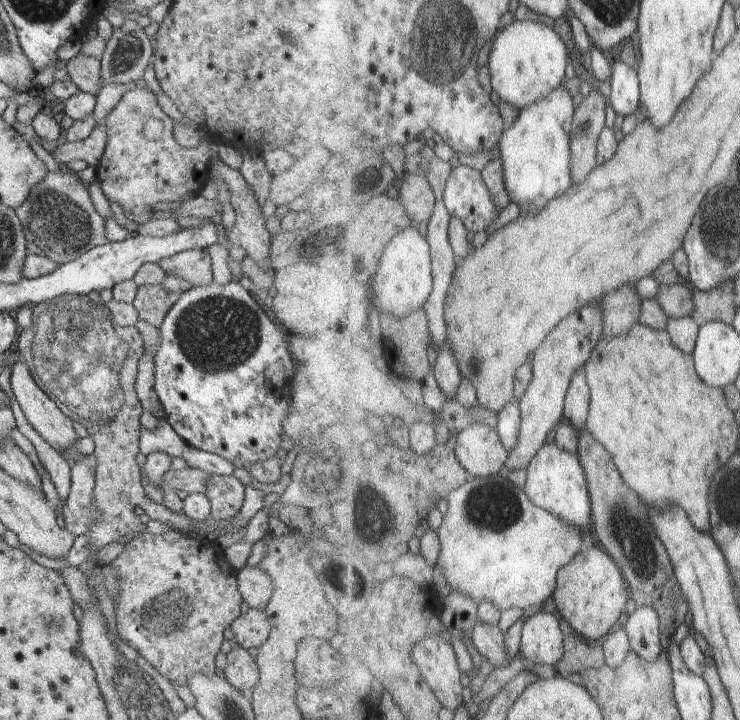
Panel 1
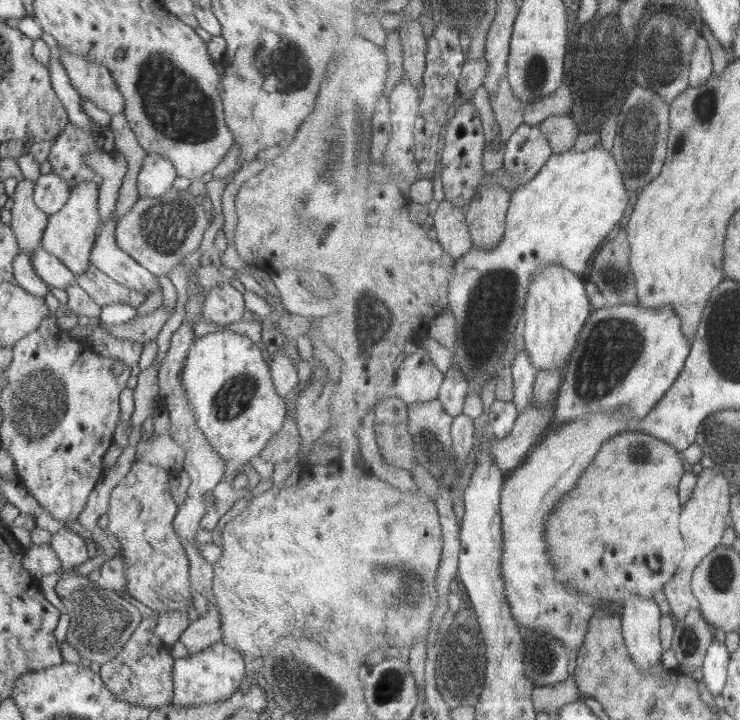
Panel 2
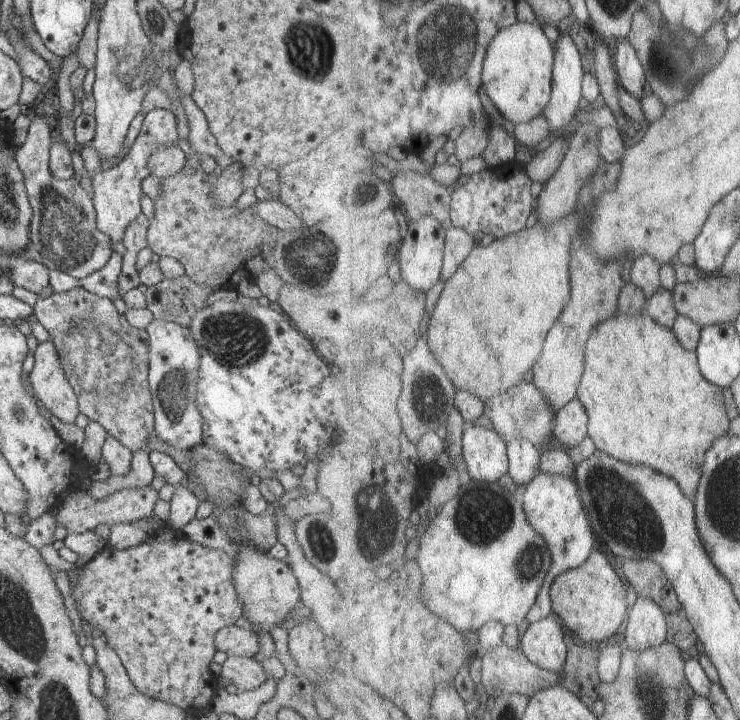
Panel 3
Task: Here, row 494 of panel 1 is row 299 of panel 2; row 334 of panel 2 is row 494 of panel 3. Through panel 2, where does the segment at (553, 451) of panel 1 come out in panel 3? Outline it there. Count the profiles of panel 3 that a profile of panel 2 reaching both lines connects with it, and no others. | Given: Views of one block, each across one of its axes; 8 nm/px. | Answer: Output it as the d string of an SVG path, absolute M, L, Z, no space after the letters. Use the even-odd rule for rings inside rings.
M540 472L537 478L520 491L520 494L530 523L541 536L545 537L545 540L548 540L553 557L552 567L549 569L537 602L528 614L528 622L532 623L543 620L549 617L551 612L555 612L551 594L553 581L560 574L583 566L600 545L575 478Z

